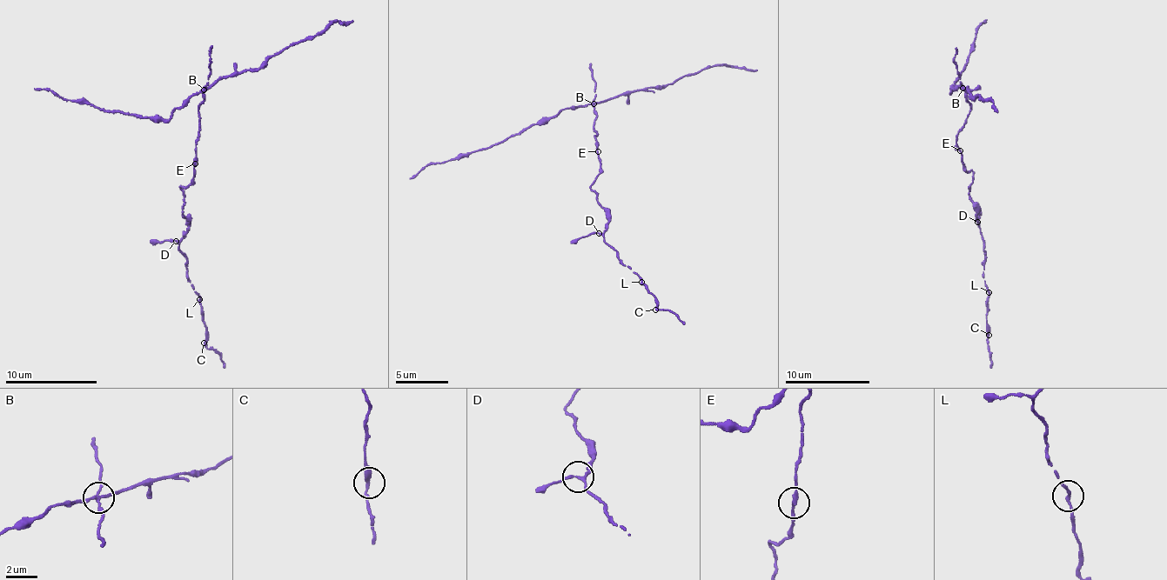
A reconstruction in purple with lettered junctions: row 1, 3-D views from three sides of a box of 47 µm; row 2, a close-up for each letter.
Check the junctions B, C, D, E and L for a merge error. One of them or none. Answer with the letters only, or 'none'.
B

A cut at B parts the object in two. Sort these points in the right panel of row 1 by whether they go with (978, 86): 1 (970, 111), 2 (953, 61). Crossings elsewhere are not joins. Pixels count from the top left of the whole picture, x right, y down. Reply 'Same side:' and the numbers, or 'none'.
Same side: none

